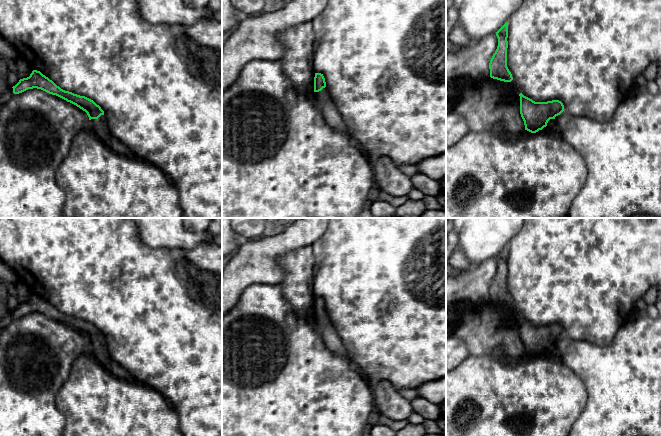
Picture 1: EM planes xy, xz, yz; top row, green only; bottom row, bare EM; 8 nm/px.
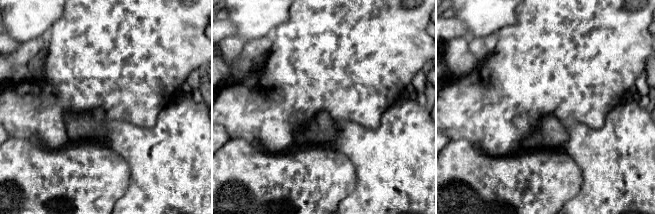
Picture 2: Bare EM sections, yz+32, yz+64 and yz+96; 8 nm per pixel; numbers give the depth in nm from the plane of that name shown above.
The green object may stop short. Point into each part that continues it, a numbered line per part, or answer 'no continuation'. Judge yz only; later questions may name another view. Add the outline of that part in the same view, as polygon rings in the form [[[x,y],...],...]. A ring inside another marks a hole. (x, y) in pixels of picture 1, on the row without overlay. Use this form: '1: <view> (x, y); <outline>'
1: yz (552, 350); [[[557,341],[554,343],[550,343],[547,347],[547,350],[542,353],[542,355],[549,355],[549,356],[559,356],[559,351],[557,349]]]

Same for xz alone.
1: xz (323, 325); [[[326,311],[319,316],[314,316],[313,325],[329,351],[339,357],[349,359],[348,353]]]

